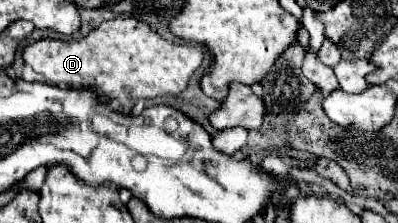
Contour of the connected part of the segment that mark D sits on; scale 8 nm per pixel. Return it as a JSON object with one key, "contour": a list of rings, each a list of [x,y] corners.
{"contour":[[[133,17],[103,21],[81,39],[39,39],[23,49],[23,61],[57,87],[93,87],[103,97],[127,101],[127,97],[179,95],[193,71],[203,61],[199,45],[179,45],[159,37],[147,23]]]}

